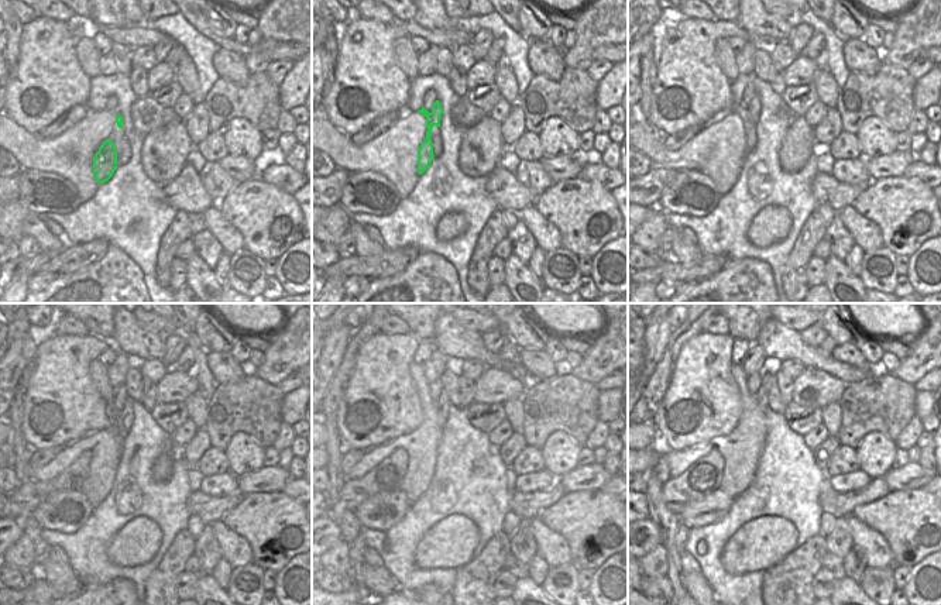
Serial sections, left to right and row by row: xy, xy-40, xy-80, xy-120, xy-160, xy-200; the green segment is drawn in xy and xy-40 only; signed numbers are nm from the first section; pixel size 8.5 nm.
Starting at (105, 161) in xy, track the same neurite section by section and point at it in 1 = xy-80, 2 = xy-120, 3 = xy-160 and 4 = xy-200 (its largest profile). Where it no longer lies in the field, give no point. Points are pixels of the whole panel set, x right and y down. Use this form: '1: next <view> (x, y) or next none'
1: next xy-80 (752, 112)
2: next xy-120 (126, 418)
3: next xy-160 (443, 405)
4: next xy-200 (762, 392)

